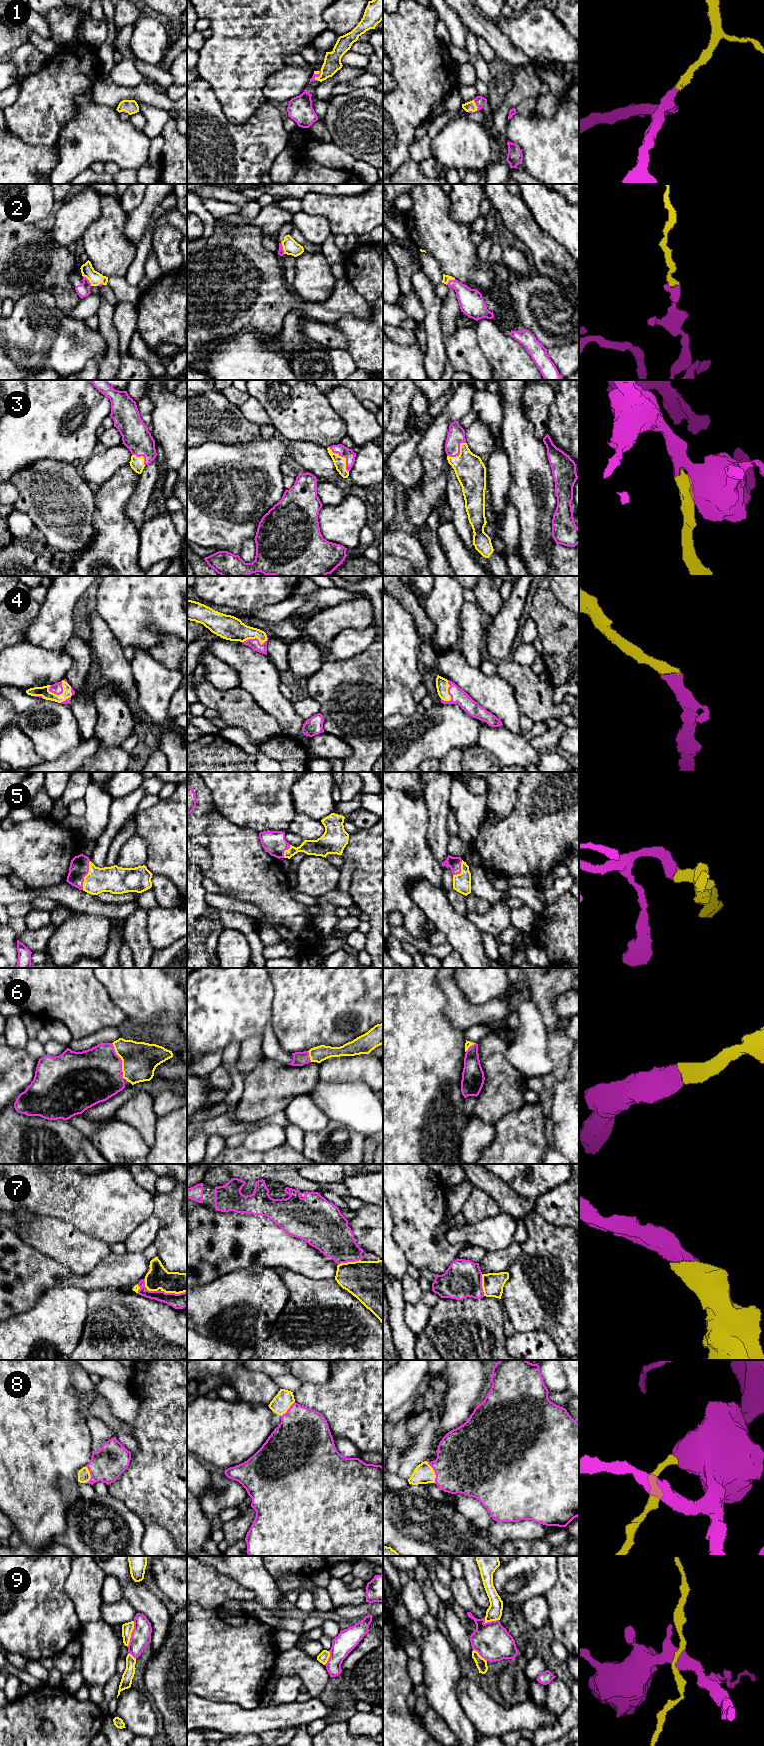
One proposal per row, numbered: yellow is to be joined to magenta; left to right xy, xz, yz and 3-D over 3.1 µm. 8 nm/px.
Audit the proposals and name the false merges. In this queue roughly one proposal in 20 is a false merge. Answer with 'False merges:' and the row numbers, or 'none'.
False merges: none

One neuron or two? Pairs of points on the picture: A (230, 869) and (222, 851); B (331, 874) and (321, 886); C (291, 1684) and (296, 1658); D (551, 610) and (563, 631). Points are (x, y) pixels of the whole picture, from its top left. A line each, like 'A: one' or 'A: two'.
A: one
B: one
C: two
D: one

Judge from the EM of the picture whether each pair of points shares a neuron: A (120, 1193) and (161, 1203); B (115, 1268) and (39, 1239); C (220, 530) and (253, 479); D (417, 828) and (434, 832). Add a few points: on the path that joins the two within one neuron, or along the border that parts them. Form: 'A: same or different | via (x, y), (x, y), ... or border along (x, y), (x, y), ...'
A: different | border along (154, 1196), (154, 1210), (151, 1214)
B: different | border along (112, 1253), (104, 1257), (89, 1273), (79, 1274)
C: same | via (220, 517), (220, 512), (240, 492)
D: different | border along (427, 806), (427, 843), (432, 853)

